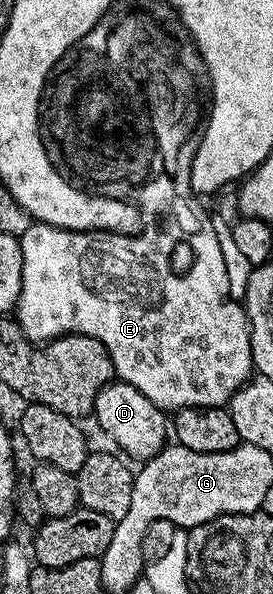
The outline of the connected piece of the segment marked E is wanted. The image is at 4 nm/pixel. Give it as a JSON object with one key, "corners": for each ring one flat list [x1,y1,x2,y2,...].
{"corners":[[214,219,207,222,207,228,194,235,194,247,198,247,198,263,190,267,190,275,174,275,174,267,170,267,170,247,174,247,174,239,166,239,166,235,158,235,158,239,133,239,131,235,121,235,115,231,65,231,47,223,31,222,30,228,18,240,22,250,22,284,16,308,16,322,27,339,41,345,60,335,87,335,96,337,108,349,110,360,114,366,115,376,128,385,136,385,148,401,161,407,167,413,182,411,185,407,205,409,208,407,226,407,235,393,250,382,255,370,252,341,250,340,250,319,246,315,245,306,234,300,230,292,230,271,226,268,226,255,222,252,223,240,216,237]]}

